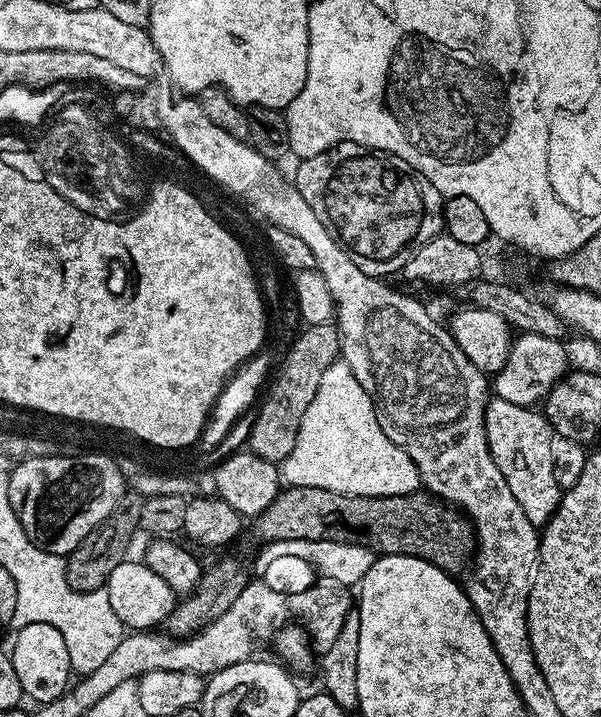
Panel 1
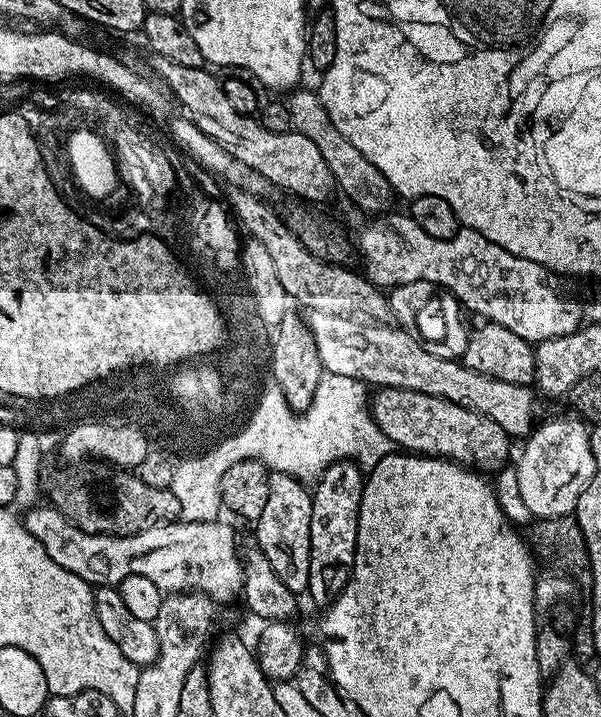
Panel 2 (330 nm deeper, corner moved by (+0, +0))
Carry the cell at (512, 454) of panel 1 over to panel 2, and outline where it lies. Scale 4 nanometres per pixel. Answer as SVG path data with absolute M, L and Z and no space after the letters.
M382 388L371 397L370 411L374 422L386 434L397 449L407 450L421 456L439 456L442 460L451 460L463 464L473 470L488 470L496 468L508 456L510 437L498 422L483 416L475 410L466 410L446 398L434 398L430 394L422 394L405 388Z

